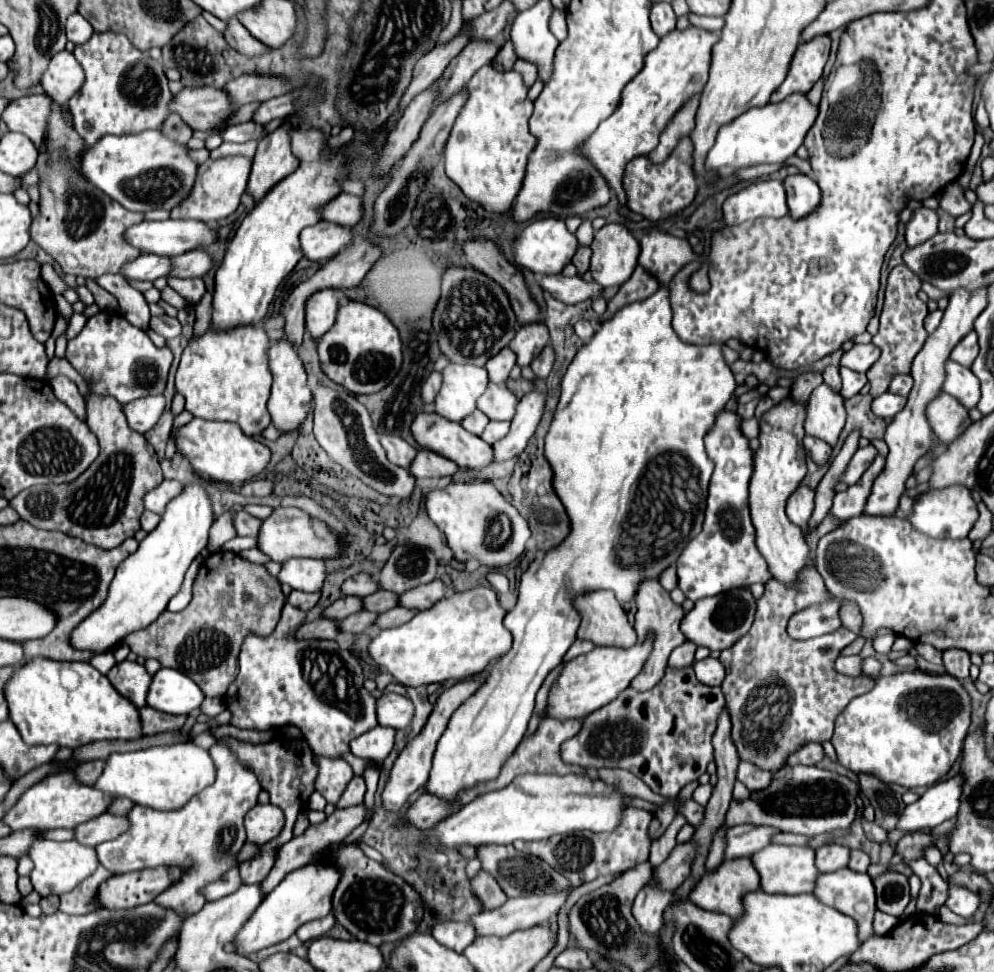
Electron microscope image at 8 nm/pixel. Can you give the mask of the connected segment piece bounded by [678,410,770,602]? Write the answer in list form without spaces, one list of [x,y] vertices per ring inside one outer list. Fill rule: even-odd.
[[[722,410],[718,422],[714,424],[714,430],[710,430],[710,434],[706,436],[706,452],[710,454],[716,468],[710,478],[710,494],[708,494],[704,526],[702,532],[686,544],[686,548],[678,558],[678,588],[692,602],[726,592],[734,586],[752,586],[756,582],[766,584],[770,580],[770,574],[766,574],[766,562],[762,562],[762,556],[754,546],[754,526],[750,522],[750,512],[748,512],[748,482],[752,474],[752,450],[748,448],[748,438],[740,432],[738,414]]]

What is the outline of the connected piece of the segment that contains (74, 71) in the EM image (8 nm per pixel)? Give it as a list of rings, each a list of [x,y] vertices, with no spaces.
[[[62,50],[50,58],[50,64],[40,78],[40,84],[50,96],[56,98],[58,104],[66,104],[70,94],[74,94],[78,86],[82,86],[82,78],[82,66],[74,58],[74,54]]]

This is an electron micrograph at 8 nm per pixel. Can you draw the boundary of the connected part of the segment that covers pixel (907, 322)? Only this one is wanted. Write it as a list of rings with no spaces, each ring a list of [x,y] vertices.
[[[900,264],[890,270],[888,286],[886,286],[886,300],[884,300],[884,308],[880,314],[880,330],[872,338],[872,342],[882,350],[880,358],[868,370],[872,396],[884,394],[888,390],[890,378],[894,374],[910,374],[912,360],[922,350],[922,346],[928,338],[928,334],[924,330],[924,318],[928,314],[928,308],[918,298],[918,294],[916,294],[918,290],[920,290],[920,278],[906,264]]]

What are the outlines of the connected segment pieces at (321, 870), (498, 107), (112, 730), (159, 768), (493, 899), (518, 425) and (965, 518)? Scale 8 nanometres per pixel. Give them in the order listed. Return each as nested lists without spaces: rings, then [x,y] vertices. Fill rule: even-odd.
[[[312,862],[286,874],[286,878],[262,900],[262,904],[252,912],[248,922],[240,928],[240,932],[232,940],[234,952],[240,956],[248,956],[290,938],[302,924],[324,918],[332,910],[330,894],[336,884],[338,872],[334,870],[334,866],[322,866],[322,862]]]
[[[486,64],[472,76],[466,90],[468,98],[444,146],[446,174],[470,200],[480,202],[490,212],[506,212],[522,188],[528,158],[538,142],[528,128],[532,114],[528,86],[520,72],[500,72]]]
[[[44,656],[30,658],[22,666],[14,666],[14,672],[4,688],[4,696],[10,708],[10,720],[16,724],[26,744],[58,744],[62,748],[80,748],[94,740],[132,740],[140,736],[140,718],[132,702],[126,702],[110,680],[102,676],[88,662],[58,662]]]
[[[188,740],[170,746],[154,746],[138,752],[110,754],[94,788],[120,798],[130,798],[134,804],[148,806],[154,810],[174,810],[184,806],[206,786],[210,786],[210,782],[214,782],[214,774],[216,770],[210,754]]]
[[[480,870],[474,876],[474,880],[472,880],[472,892],[482,900],[484,910],[498,908],[498,906],[502,906],[502,902],[506,902],[506,894],[502,894],[502,888],[492,878],[492,874],[488,874],[486,870]]]
[[[536,388],[534,392],[524,394],[524,398],[518,404],[518,410],[512,420],[512,428],[510,428],[508,436],[502,442],[494,444],[496,462],[510,460],[510,458],[516,458],[518,454],[522,454],[522,450],[526,448],[526,444],[530,442],[530,438],[534,436],[534,432],[542,420],[544,406],[546,406],[544,390]]]
[[[948,486],[942,490],[932,490],[932,492],[920,494],[908,516],[908,522],[914,526],[914,530],[918,530],[930,538],[940,538],[940,540],[966,538],[976,520],[978,520],[976,502],[972,500],[972,494],[966,486]]]

